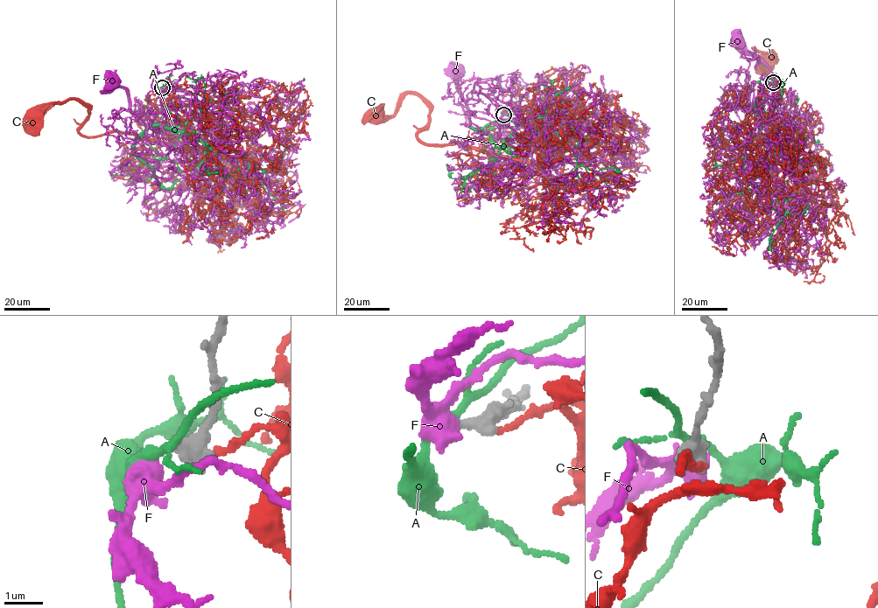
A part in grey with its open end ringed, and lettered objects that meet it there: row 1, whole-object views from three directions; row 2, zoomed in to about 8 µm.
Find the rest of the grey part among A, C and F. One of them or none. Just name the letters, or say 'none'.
F

